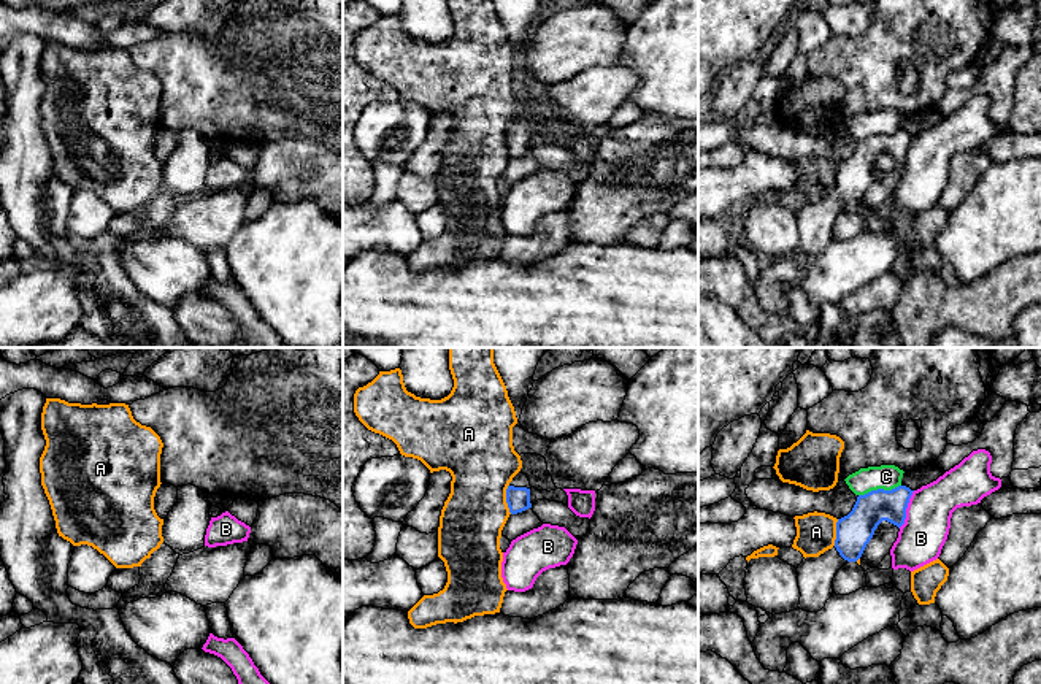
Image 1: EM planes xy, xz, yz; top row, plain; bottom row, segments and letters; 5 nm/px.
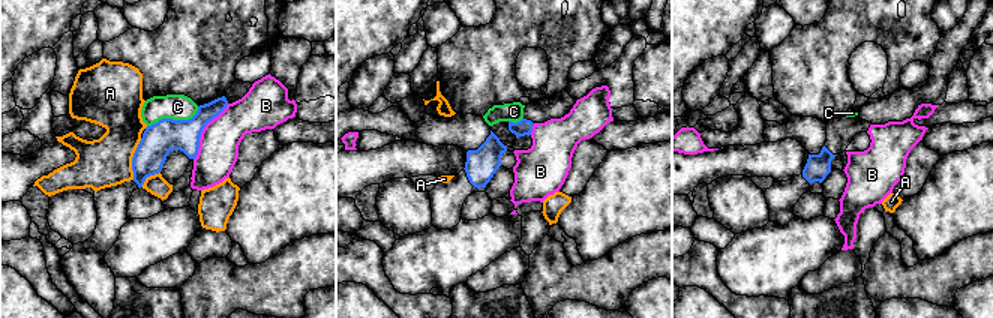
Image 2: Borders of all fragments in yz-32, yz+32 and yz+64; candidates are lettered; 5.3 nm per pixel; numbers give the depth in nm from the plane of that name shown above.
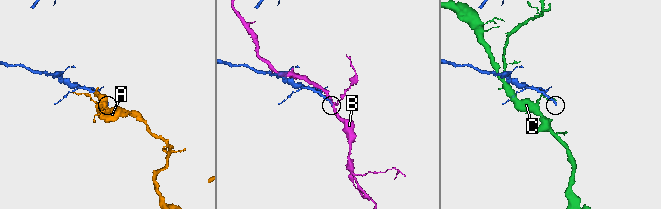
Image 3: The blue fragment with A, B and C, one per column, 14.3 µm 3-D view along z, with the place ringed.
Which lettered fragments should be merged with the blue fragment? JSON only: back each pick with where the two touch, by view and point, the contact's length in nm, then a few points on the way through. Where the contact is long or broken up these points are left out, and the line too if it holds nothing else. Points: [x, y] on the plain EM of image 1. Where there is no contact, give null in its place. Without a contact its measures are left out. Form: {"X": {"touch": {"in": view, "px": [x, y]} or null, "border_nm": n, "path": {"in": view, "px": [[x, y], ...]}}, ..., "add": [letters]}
{"add": []}

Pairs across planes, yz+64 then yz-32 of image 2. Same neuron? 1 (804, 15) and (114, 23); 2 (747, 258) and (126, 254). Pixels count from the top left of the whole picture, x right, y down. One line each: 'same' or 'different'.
1: different
2: same

